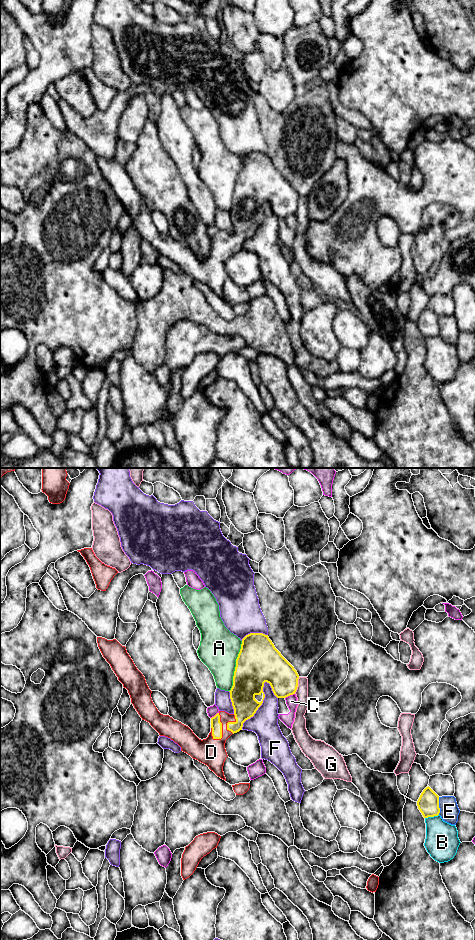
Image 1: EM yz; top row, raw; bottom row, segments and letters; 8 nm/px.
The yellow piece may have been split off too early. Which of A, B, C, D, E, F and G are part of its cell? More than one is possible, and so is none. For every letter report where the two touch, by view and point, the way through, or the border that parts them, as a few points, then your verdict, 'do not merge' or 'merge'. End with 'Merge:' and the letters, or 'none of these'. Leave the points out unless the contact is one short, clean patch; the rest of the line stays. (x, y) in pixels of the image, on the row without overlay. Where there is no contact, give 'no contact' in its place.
A: yz (236, 186) | do not merge
B: yz (431, 336) | do not merge
C: yz (289, 215) | do not merge
D: yz (221, 249) | across yz (216, 245), (221, 249), (221, 257), (211, 272) | merge
E: yz (438, 326) | do not merge
F: yz (261, 224) | do not merge
G: yz (297, 205) | do not merge
Merge: D

